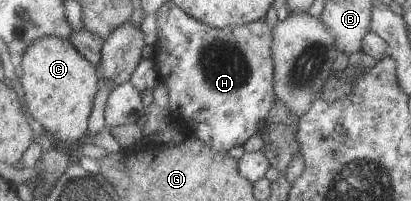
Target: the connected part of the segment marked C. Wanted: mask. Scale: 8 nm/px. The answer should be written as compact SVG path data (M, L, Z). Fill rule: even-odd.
M57 35L44 36L30 42L30 45L27 45L21 57L23 75L20 81L24 88L24 98L31 116L33 116L43 128L50 132L53 141L62 140L67 142L74 149L76 145L89 140L90 118L94 109L97 93L100 89L98 66L93 64L88 58L85 58L85 56L75 48L71 39Z

